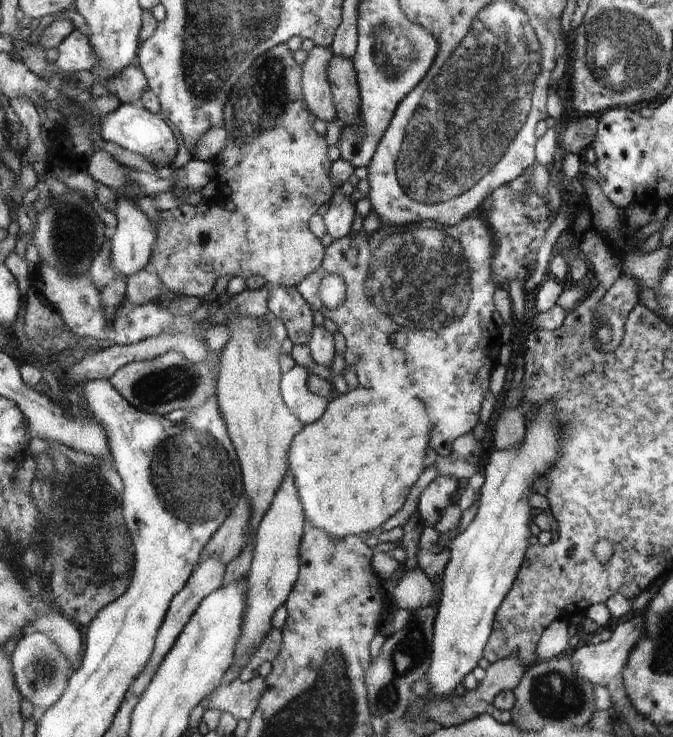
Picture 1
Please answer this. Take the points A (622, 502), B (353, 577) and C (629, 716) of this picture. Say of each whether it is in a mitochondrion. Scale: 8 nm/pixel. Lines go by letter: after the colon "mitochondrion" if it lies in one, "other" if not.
A: mitochondrion
B: other
C: other

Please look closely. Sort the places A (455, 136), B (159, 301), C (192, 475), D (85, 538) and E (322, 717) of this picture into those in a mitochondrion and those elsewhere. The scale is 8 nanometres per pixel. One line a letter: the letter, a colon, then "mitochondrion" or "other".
A: mitochondrion
B: other
C: mitochondrion
D: mitochondrion
E: mitochondrion

